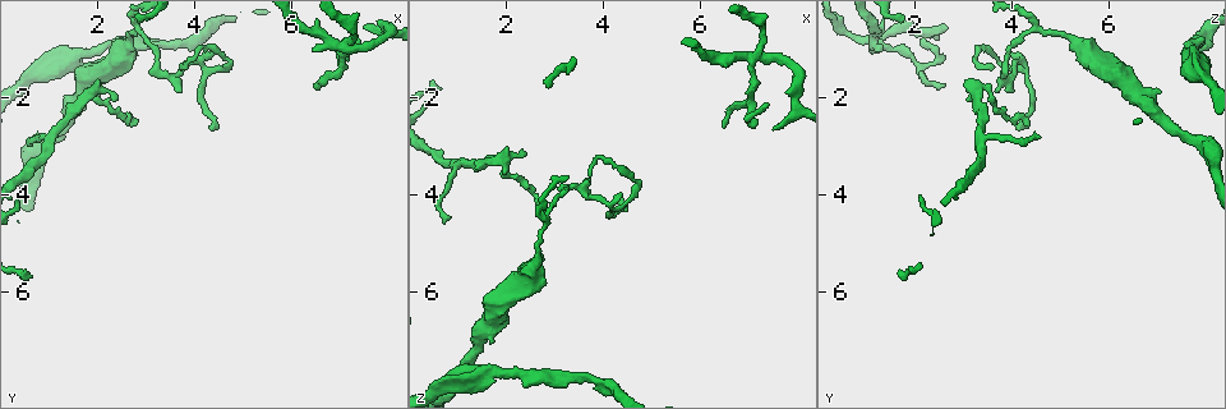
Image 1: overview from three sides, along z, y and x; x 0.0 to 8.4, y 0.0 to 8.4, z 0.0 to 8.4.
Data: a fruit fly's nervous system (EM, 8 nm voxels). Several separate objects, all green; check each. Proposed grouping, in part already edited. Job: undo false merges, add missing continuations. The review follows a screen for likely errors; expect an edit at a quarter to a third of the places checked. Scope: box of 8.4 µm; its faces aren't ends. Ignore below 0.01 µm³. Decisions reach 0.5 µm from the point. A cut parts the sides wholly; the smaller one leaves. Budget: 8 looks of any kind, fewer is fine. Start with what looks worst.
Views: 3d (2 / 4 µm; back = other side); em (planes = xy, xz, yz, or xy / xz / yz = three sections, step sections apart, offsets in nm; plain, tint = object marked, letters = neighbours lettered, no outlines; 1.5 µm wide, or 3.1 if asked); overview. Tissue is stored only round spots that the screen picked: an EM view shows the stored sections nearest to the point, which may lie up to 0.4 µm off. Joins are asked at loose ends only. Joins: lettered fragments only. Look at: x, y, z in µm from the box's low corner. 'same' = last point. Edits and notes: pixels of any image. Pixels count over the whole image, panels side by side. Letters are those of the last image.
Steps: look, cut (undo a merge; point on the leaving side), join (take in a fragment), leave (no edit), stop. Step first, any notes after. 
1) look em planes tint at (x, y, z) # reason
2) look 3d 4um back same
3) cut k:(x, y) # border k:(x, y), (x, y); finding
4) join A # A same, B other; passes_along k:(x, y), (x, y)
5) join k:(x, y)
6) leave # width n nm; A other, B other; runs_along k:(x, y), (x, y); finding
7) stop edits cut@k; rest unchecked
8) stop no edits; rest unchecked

look em planes tint at (7.05, 0.90, 1.20) # four or more arms meet

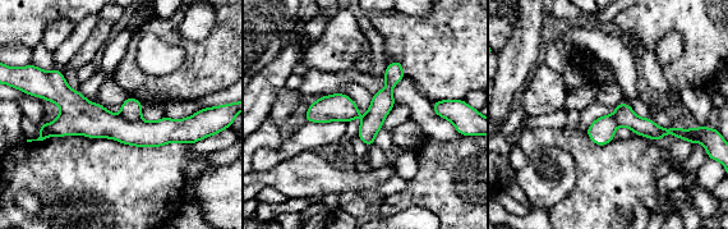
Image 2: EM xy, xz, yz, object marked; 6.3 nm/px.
look em planes letters same

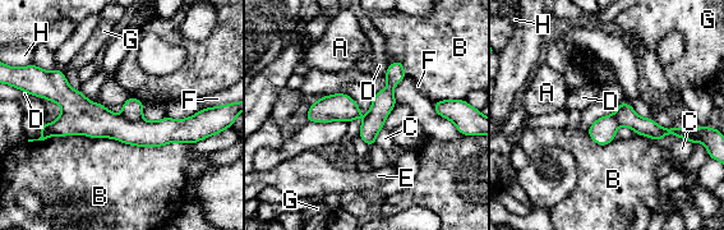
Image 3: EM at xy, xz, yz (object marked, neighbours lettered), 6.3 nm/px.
cut 3:(133, 109) # width 160 nm; A other, B other, C other, D other, E other, F other, G other, H other; border 3:(121, 114), (127, 119), (141, 120); two cells meet here

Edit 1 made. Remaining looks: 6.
look 3d 2um back at (3.65, 1.95, 3.65) # free end

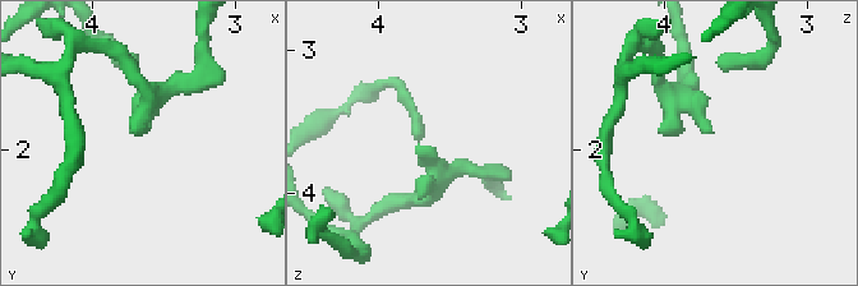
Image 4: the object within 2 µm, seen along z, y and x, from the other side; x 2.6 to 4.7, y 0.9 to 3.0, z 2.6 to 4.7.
look em xz step 4 letters at (3.72, 1.88, 3.66) # now the EM

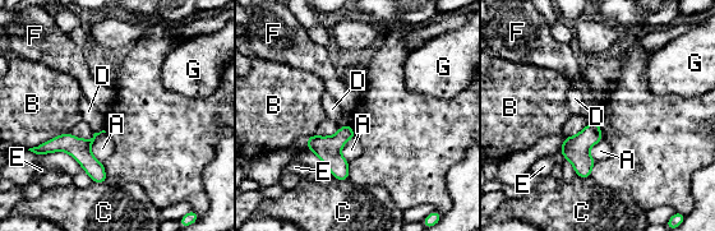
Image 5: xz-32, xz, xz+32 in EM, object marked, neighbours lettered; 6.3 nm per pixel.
leave # A other, B other, C other, D other, E other, F other, G other; border 5:(105, 132), (91, 149), (100, 162); no lettered fragment goes on from it

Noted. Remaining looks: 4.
look 3d 4um at (1.00, 2.80, 3.35)

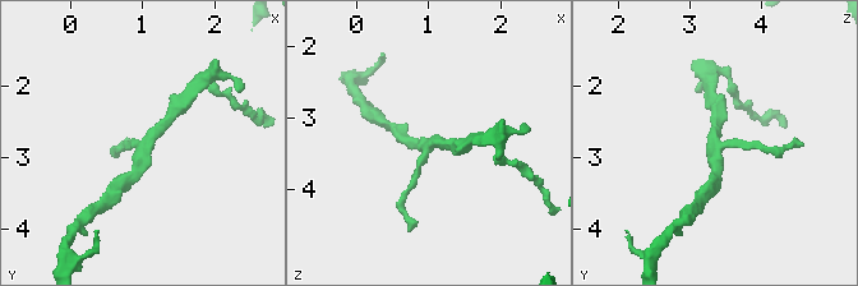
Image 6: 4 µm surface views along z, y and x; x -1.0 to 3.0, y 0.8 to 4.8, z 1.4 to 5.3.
look em planes letters at (1.00, 2.80, 3.35)

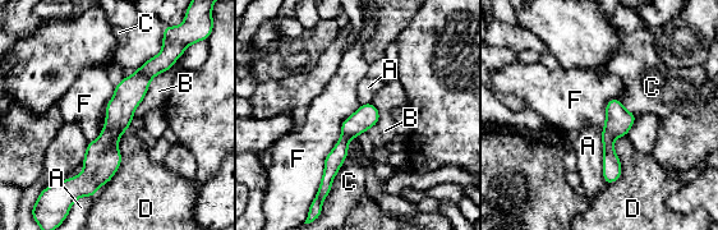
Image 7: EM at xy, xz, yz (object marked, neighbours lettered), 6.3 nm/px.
leave # width 150 nm; longest_contact F 700 nm; A other, B other, C other, D other, F other; all the same cell

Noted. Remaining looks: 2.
stop edits cut@3; rest unchecked

